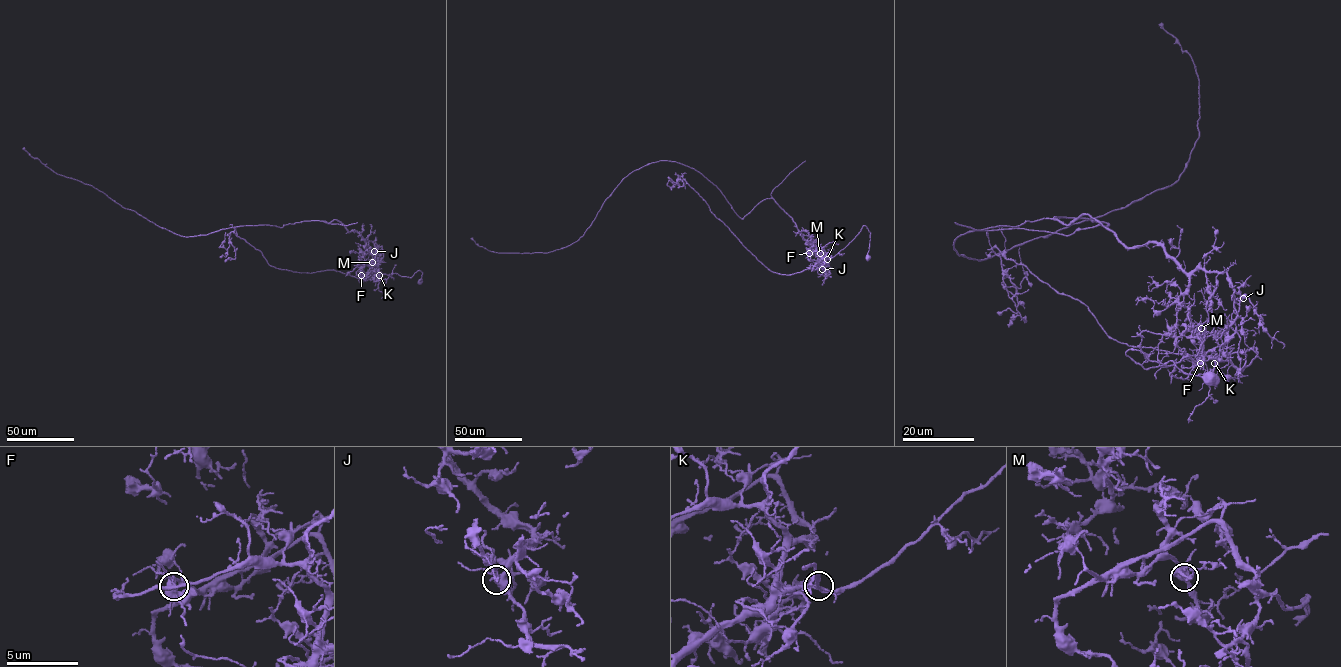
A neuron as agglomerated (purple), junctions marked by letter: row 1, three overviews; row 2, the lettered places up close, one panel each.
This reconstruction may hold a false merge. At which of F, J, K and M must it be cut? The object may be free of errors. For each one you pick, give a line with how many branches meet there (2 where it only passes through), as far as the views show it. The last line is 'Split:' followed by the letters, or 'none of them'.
F: Branches: 5
Split: F

